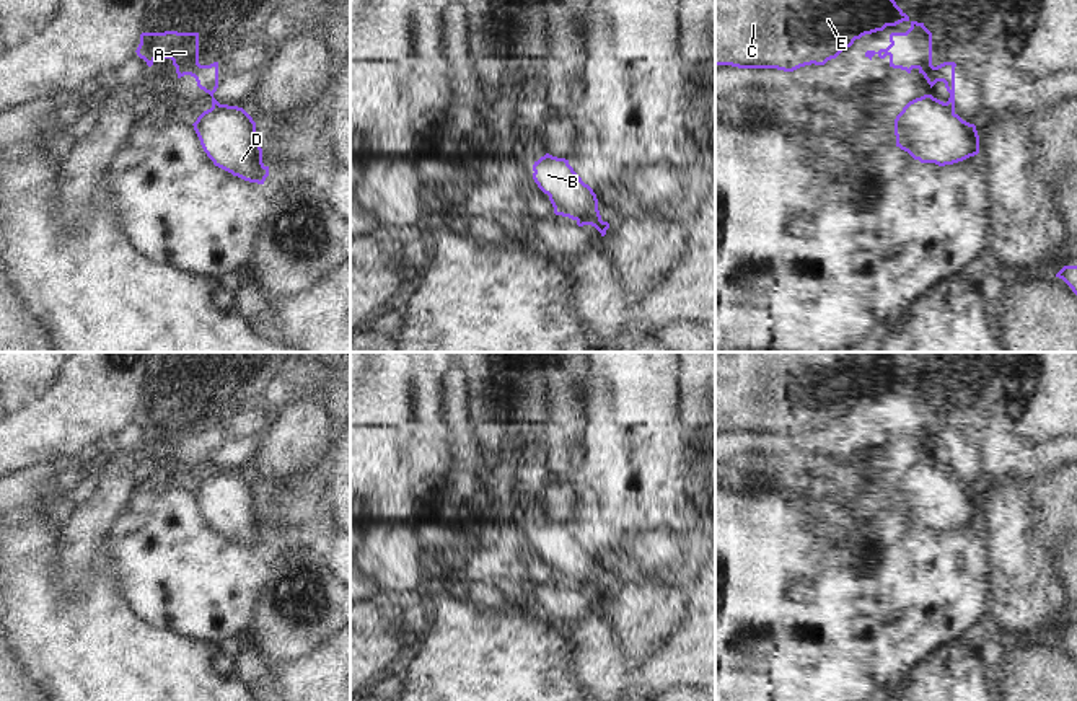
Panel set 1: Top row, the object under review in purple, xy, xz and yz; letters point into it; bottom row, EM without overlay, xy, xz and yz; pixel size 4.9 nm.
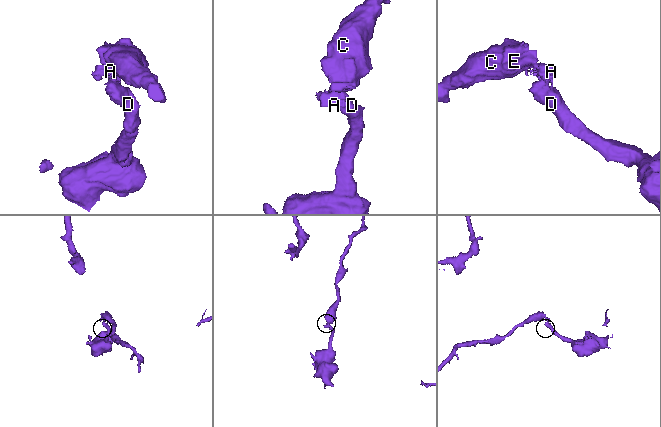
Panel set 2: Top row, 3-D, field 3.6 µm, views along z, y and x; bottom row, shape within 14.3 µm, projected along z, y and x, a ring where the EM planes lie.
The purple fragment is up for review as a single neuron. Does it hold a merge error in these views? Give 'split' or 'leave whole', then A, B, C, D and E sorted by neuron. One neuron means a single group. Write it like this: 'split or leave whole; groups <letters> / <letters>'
split; groups A C E / B D

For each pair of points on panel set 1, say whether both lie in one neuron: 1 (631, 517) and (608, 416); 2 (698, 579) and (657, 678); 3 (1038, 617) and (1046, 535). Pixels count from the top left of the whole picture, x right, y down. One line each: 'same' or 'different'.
1: same
2: same
3: same

